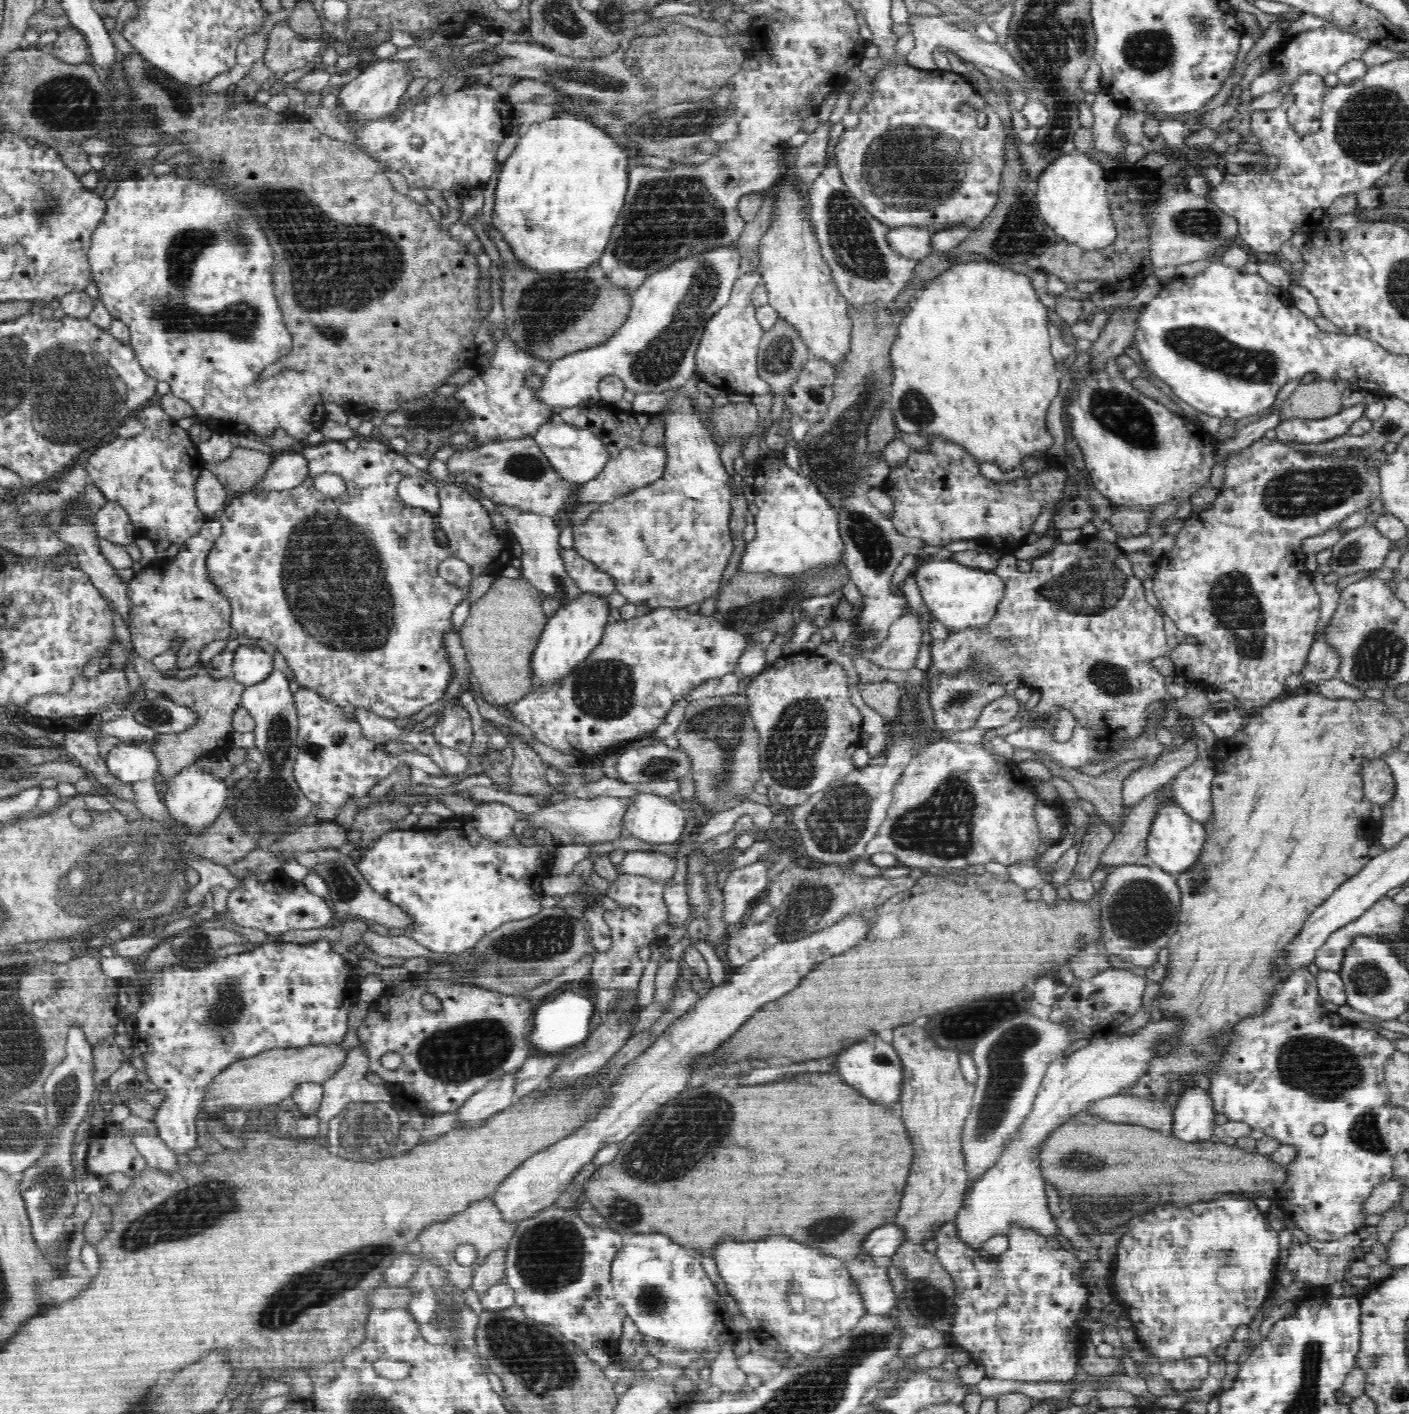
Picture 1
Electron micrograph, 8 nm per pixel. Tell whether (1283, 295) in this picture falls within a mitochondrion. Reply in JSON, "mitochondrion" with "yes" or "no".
{"mitochondrion":"no"}

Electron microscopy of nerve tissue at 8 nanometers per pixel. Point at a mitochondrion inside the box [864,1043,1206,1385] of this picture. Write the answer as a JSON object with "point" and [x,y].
{"point":[931,1302]}

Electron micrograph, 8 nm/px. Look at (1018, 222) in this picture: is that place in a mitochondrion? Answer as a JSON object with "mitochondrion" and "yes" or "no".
{"mitochondrion":"yes"}

